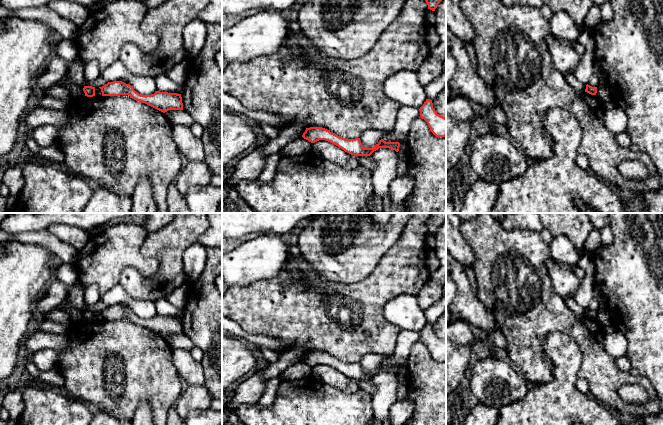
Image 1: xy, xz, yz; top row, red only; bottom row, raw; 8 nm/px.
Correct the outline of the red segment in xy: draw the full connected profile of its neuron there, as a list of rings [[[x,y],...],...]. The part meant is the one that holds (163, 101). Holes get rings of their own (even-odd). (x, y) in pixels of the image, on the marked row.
[[[122,81],[108,82],[99,88],[102,96],[129,95],[134,100],[145,103],[163,113],[168,110],[183,110],[181,94],[156,91],[151,95],[141,95],[131,85]]]

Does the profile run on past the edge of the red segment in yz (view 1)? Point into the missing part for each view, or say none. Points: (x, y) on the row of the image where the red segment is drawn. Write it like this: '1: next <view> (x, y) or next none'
1: next none

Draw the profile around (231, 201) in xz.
[[[222,182],[222,213],[256,213],[239,196],[236,188]]]

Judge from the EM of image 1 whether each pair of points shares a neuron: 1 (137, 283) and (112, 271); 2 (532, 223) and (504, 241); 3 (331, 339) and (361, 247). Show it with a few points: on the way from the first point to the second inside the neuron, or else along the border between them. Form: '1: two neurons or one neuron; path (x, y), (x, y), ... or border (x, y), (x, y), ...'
1: two neurons; border (144, 276), (135, 268), (126, 267), (118, 283)
2: two neurons; border (501, 225), (505, 229), (530, 229), (539, 233)
3: two neurons; border (370, 273), (346, 284), (326, 279)

